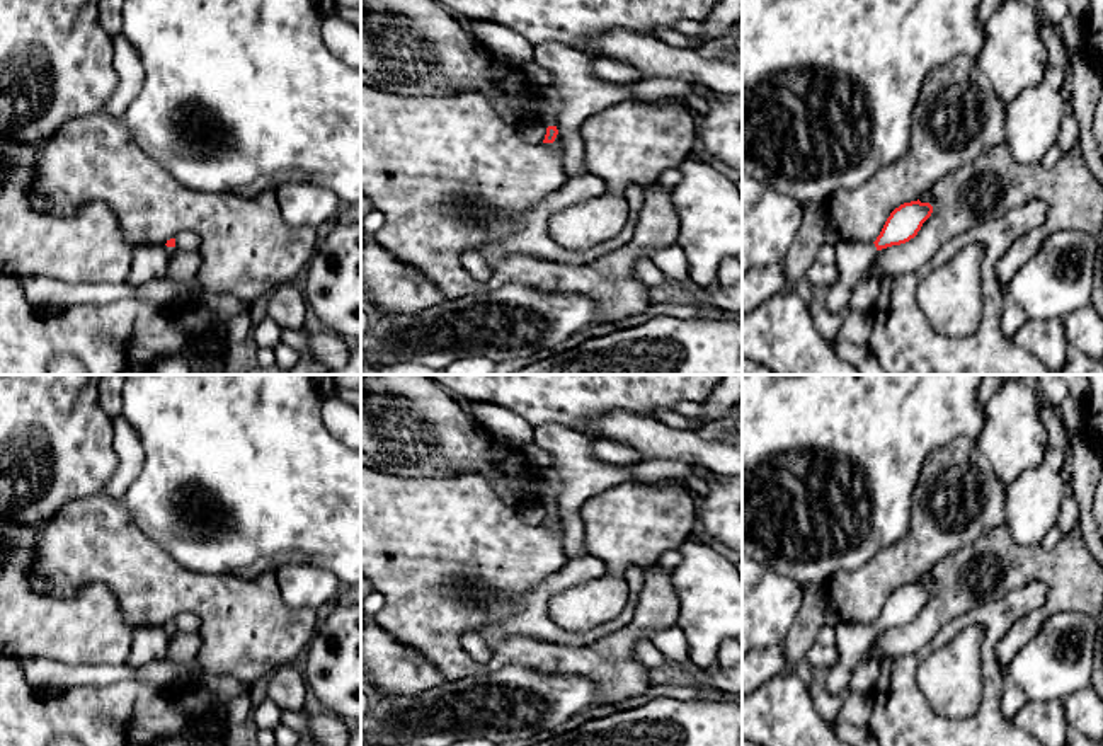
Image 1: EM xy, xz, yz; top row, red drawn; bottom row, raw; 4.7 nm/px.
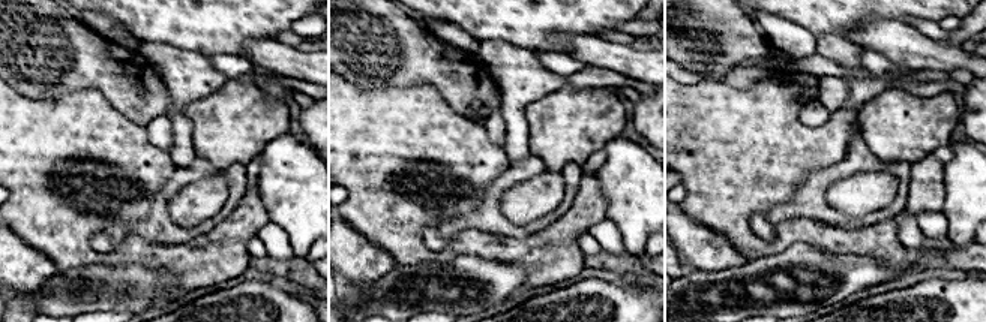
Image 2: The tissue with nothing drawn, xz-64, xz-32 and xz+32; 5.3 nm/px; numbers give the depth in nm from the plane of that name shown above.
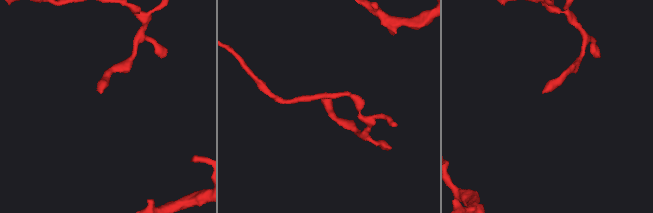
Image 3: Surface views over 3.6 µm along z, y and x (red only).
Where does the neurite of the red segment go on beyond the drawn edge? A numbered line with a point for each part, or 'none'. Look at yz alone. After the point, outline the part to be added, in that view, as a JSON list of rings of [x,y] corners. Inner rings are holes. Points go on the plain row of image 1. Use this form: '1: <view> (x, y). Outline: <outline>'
1: yz (851, 639). Outline: [[[839,622],[834,625],[834,634],[839,661],[827,669],[824,690],[844,698],[849,693],[853,671],[865,659],[878,632],[875,625]]]

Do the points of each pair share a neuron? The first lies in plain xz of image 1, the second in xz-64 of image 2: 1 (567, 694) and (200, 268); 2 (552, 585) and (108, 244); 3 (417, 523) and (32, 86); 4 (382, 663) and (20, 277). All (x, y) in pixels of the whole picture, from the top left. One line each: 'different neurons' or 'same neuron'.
1: different neurons
2: same neuron
3: different neurons
4: same neuron

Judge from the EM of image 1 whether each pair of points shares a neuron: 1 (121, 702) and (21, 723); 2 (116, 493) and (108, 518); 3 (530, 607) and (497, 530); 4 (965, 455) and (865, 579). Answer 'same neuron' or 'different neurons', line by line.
1: same neuron
2: different neurons
3: different neurons
4: same neuron

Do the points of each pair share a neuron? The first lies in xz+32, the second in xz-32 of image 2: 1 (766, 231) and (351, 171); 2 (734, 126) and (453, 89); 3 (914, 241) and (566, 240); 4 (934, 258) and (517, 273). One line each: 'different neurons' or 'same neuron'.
1: different neurons
2: different neurons
3: different neurons
4: same neuron

